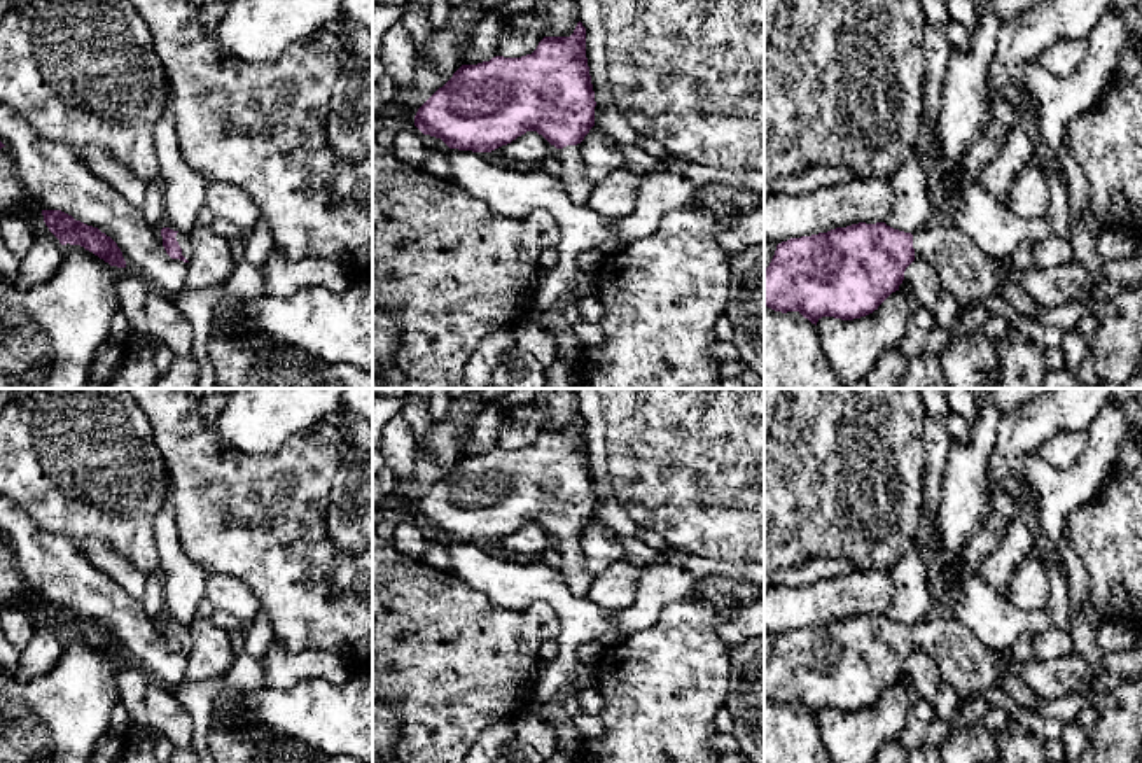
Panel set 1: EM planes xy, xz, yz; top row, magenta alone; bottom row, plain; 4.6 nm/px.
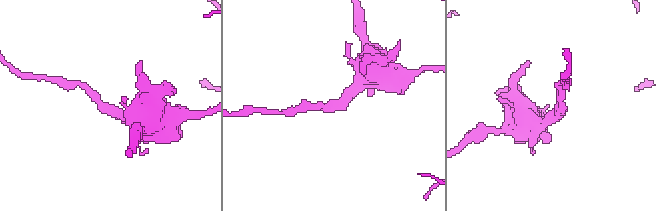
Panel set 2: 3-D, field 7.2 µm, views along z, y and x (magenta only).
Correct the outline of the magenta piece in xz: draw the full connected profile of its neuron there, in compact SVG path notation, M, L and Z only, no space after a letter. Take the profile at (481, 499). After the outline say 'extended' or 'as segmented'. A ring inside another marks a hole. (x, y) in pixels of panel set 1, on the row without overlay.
M579 413L570 429L544 429L532 446L462 457L418 500L414 518L449 541L472 544L537 523L558 541L567 586L588 595L595 576L584 564L581 534L595 518L595 499Z | extended

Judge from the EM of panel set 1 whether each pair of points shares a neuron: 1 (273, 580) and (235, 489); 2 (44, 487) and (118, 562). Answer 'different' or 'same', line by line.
1: same
2: different

